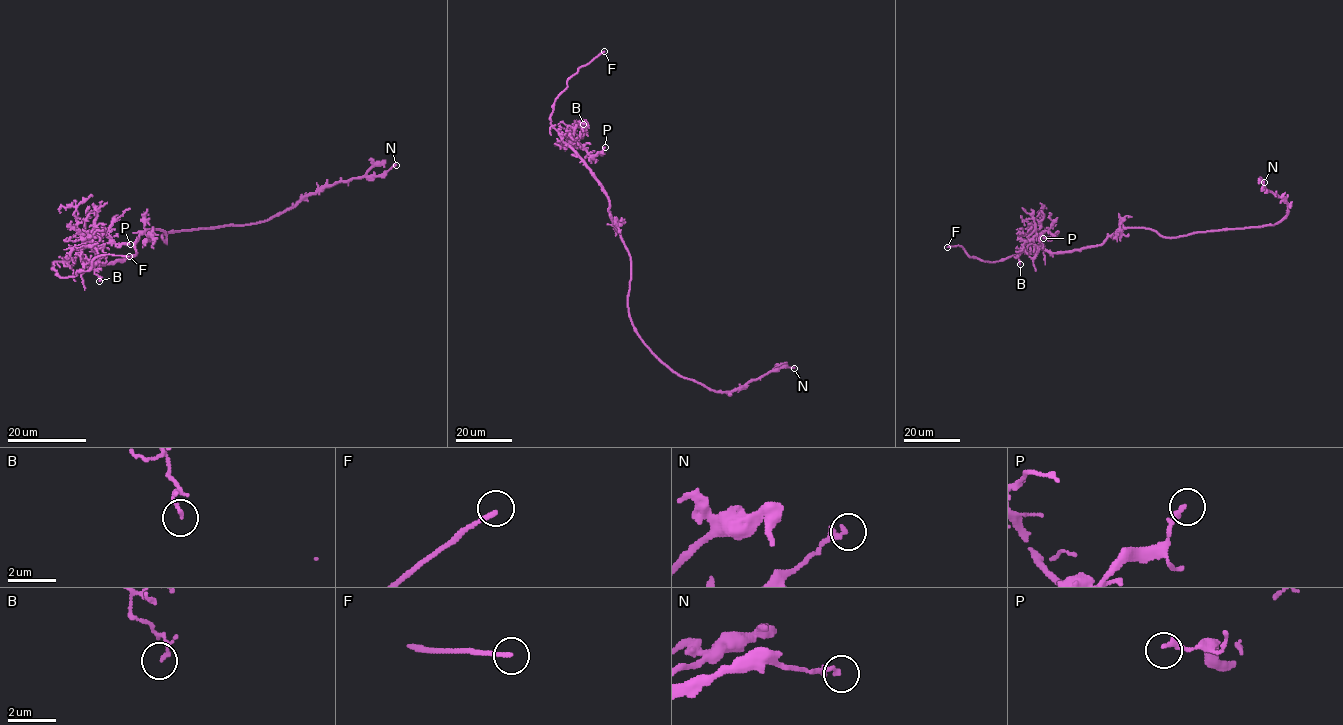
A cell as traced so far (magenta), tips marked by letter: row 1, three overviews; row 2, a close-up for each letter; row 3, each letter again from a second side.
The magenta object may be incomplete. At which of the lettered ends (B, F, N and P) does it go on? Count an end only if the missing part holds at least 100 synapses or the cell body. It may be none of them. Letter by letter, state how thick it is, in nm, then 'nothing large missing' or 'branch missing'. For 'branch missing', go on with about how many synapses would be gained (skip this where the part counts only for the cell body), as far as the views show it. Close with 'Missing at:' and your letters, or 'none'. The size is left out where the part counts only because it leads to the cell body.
B: 90 nm thick; nothing large missing
F: 170 nm thick; branch missing
N: 200 nm thick; nothing large missing
P: 200 nm thick; nothing large missing
Missing at: F

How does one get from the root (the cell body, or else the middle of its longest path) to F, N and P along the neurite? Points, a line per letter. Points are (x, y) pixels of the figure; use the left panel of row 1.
F: (166, 235), (143, 232), (124, 260), (89, 264), (78, 255), (53, 268), (74, 277), (98, 256), (129, 256)
N: (166, 235), (166, 243), (162, 236), (170, 232), (260, 223), (331, 184), (361, 177), (380, 176), (396, 165)
P: (166, 235), (143, 232), (135, 253), (124, 260), (90, 264), (81, 255), (102, 234), (117, 246), (130, 244)

